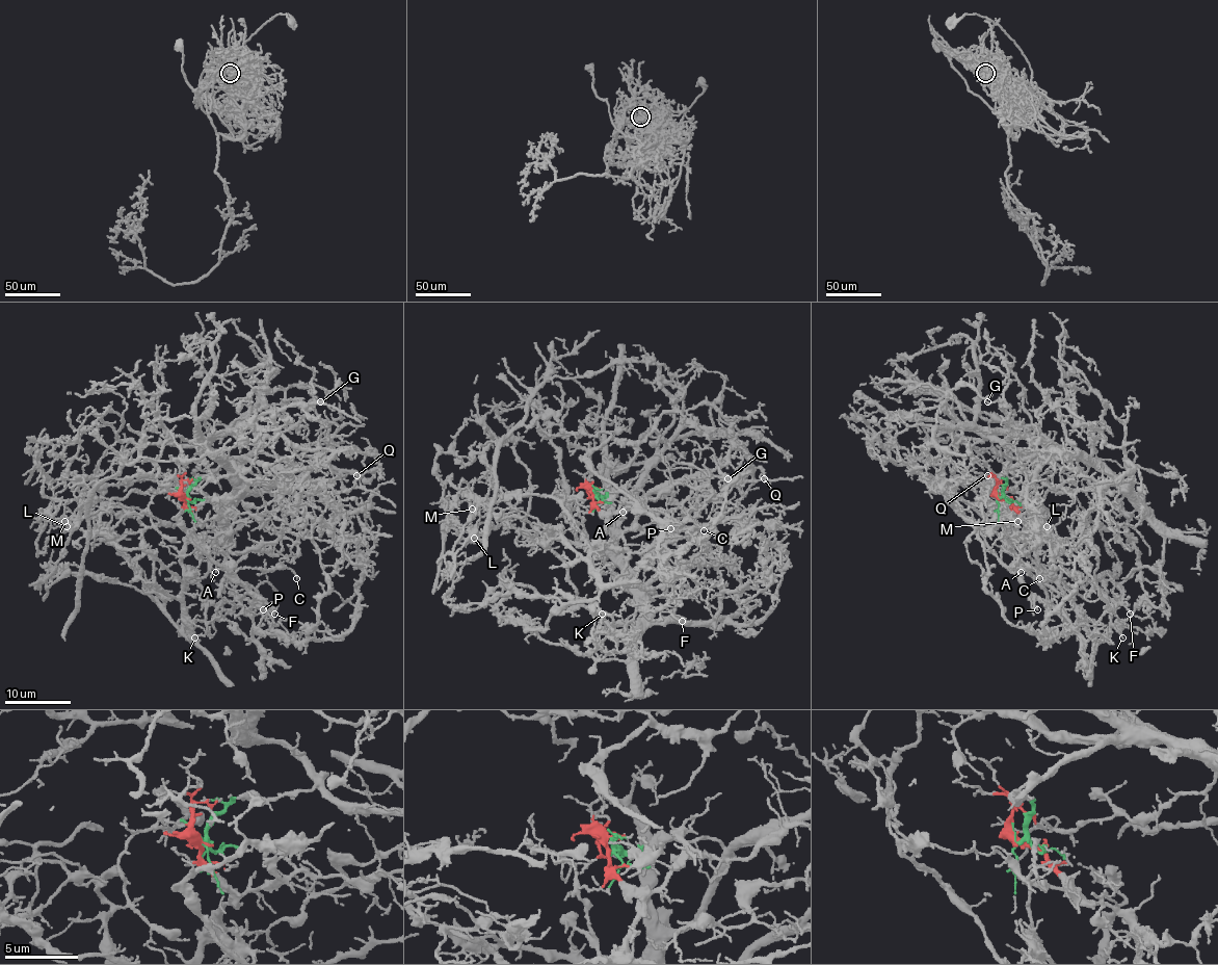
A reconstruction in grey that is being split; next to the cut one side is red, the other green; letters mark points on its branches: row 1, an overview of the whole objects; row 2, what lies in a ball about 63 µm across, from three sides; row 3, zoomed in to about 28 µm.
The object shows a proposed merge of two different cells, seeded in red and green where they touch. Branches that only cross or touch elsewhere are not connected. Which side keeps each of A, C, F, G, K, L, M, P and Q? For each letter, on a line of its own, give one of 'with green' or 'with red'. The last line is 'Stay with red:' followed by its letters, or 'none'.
A: with red
C: with red
F: with red
G: with green
K: with red
L: with red
M: with red
P: with red
Q: with green
Stay with red: A, C, F, K, L, M, P

